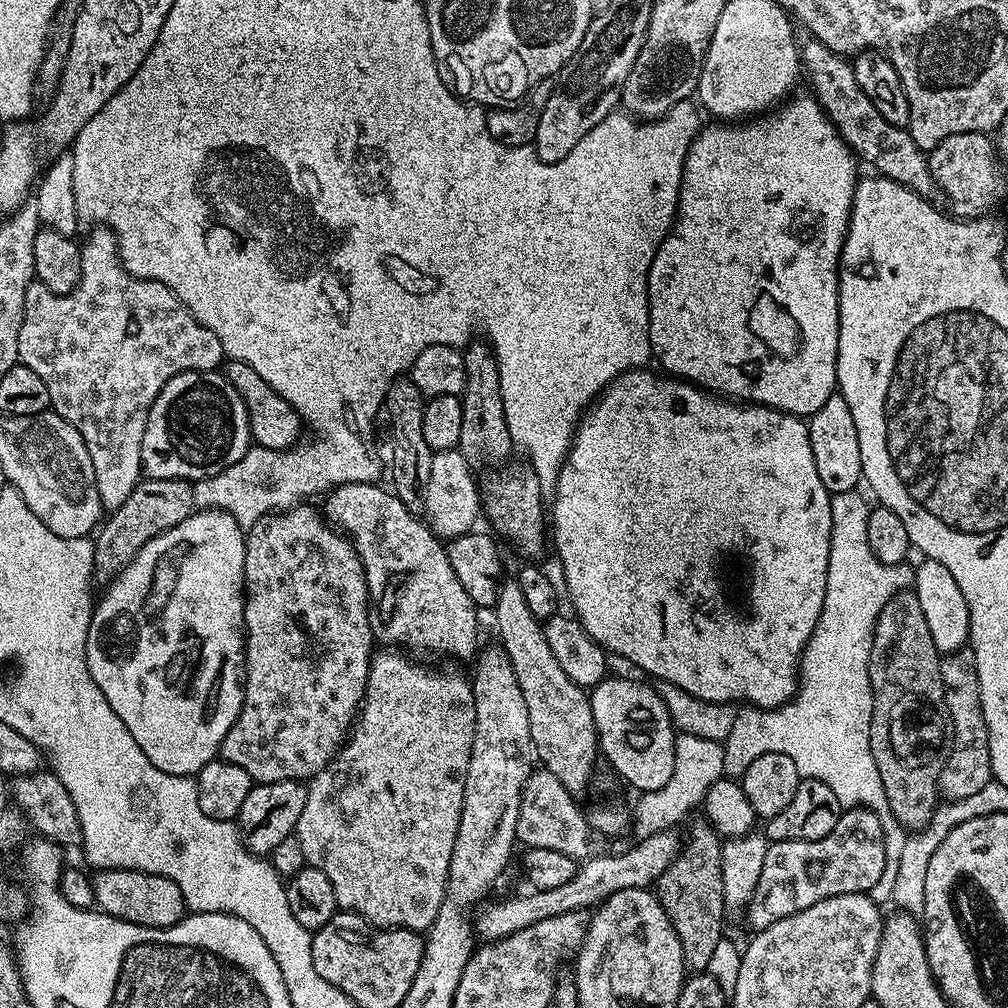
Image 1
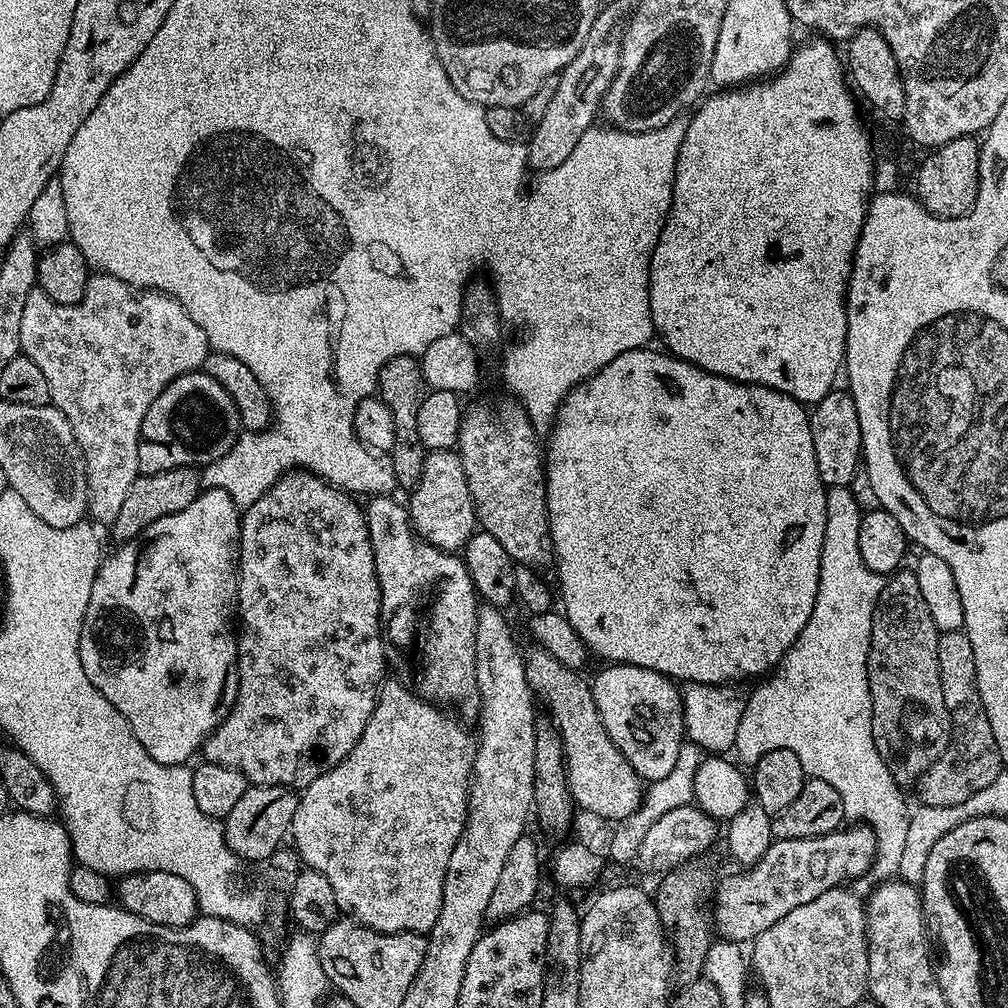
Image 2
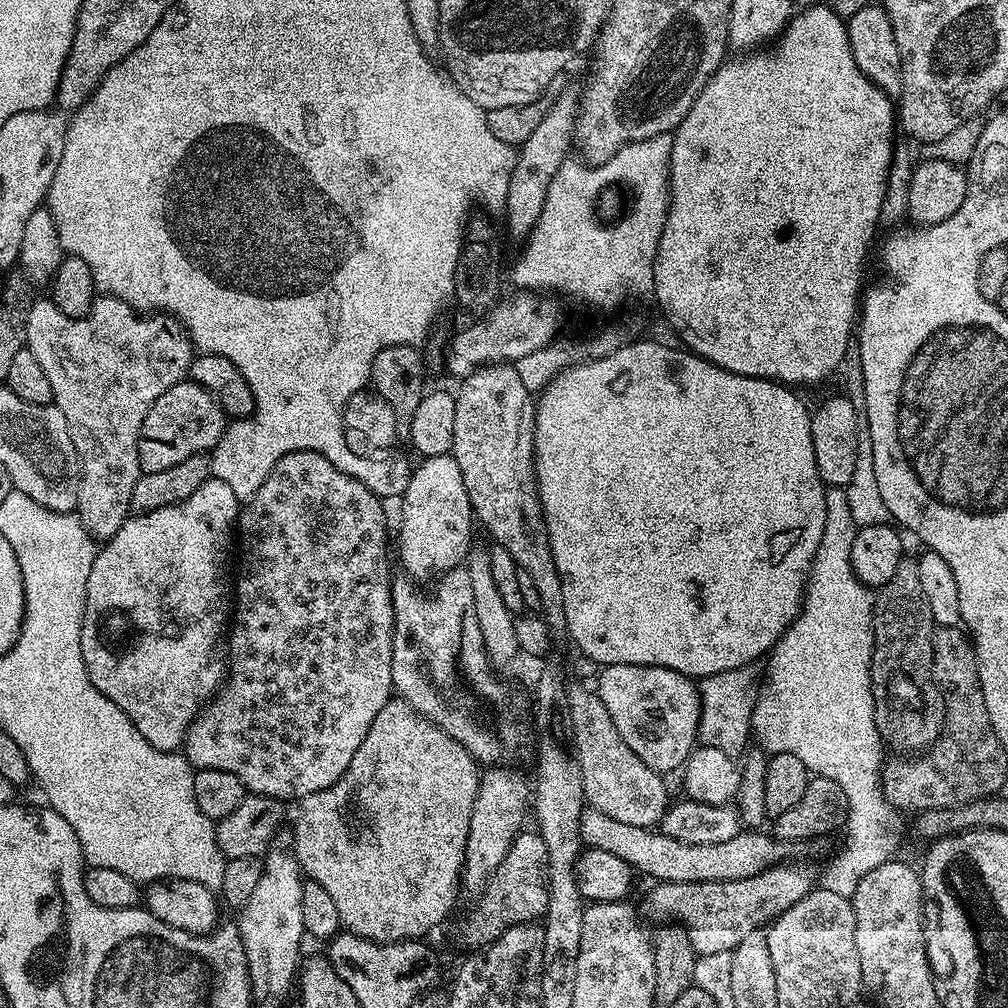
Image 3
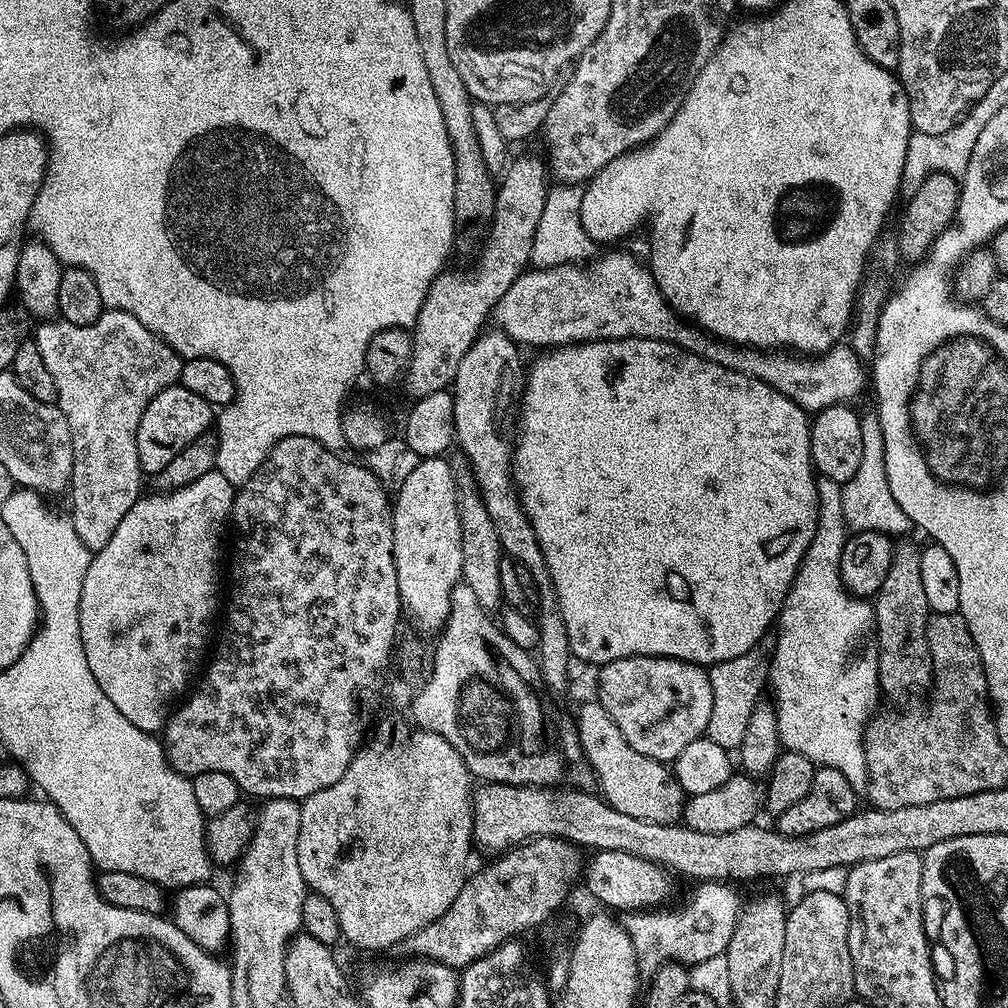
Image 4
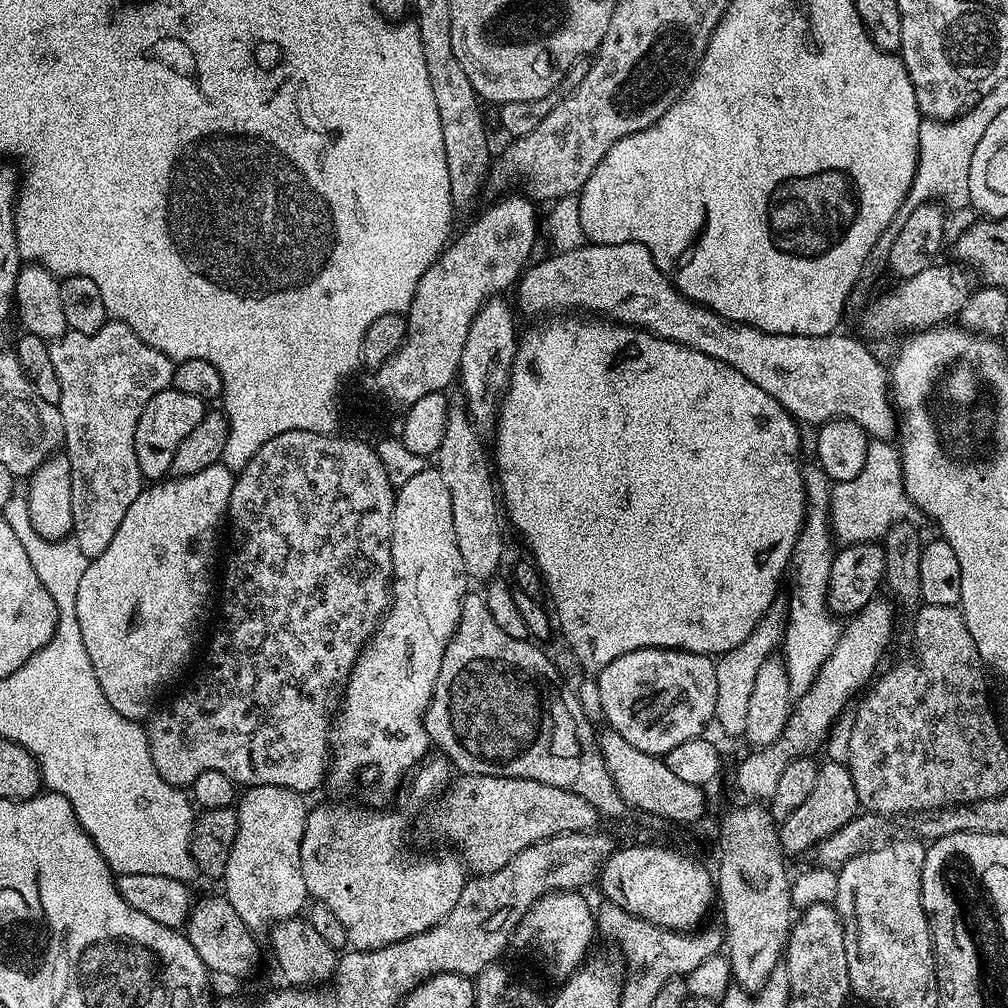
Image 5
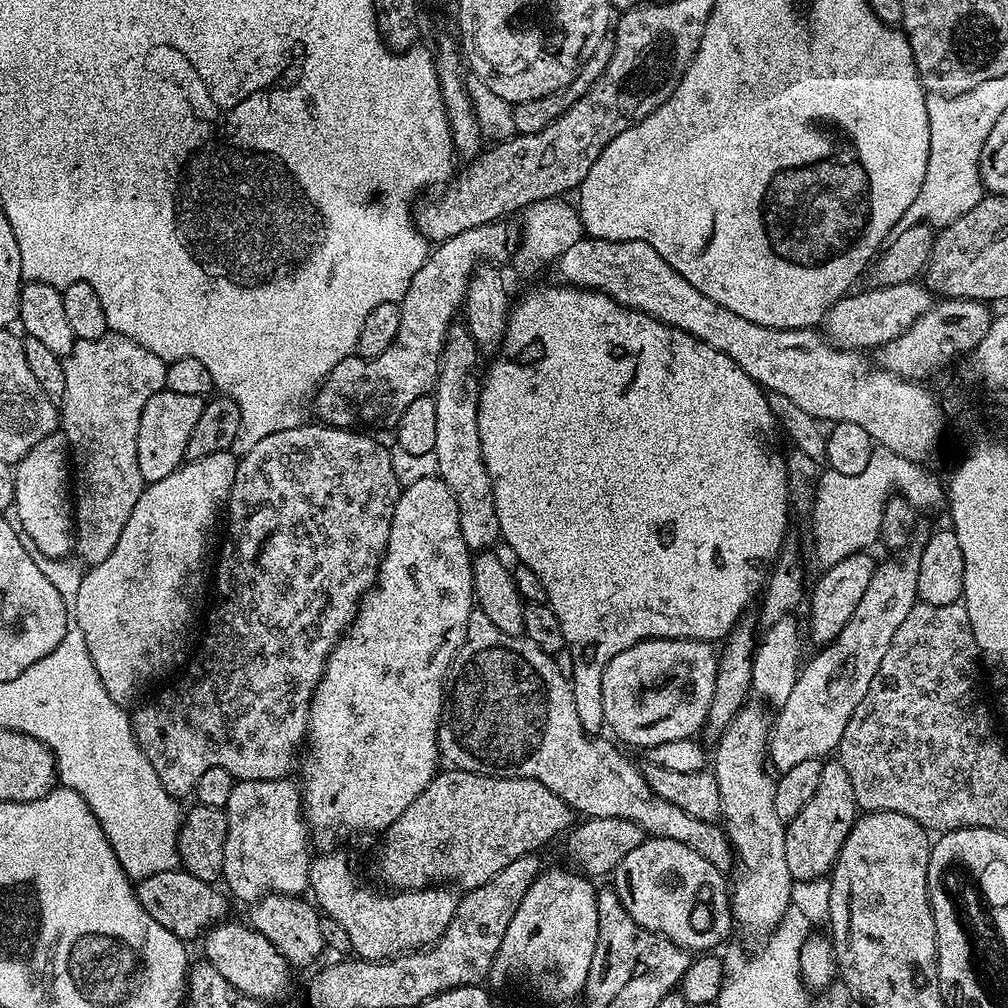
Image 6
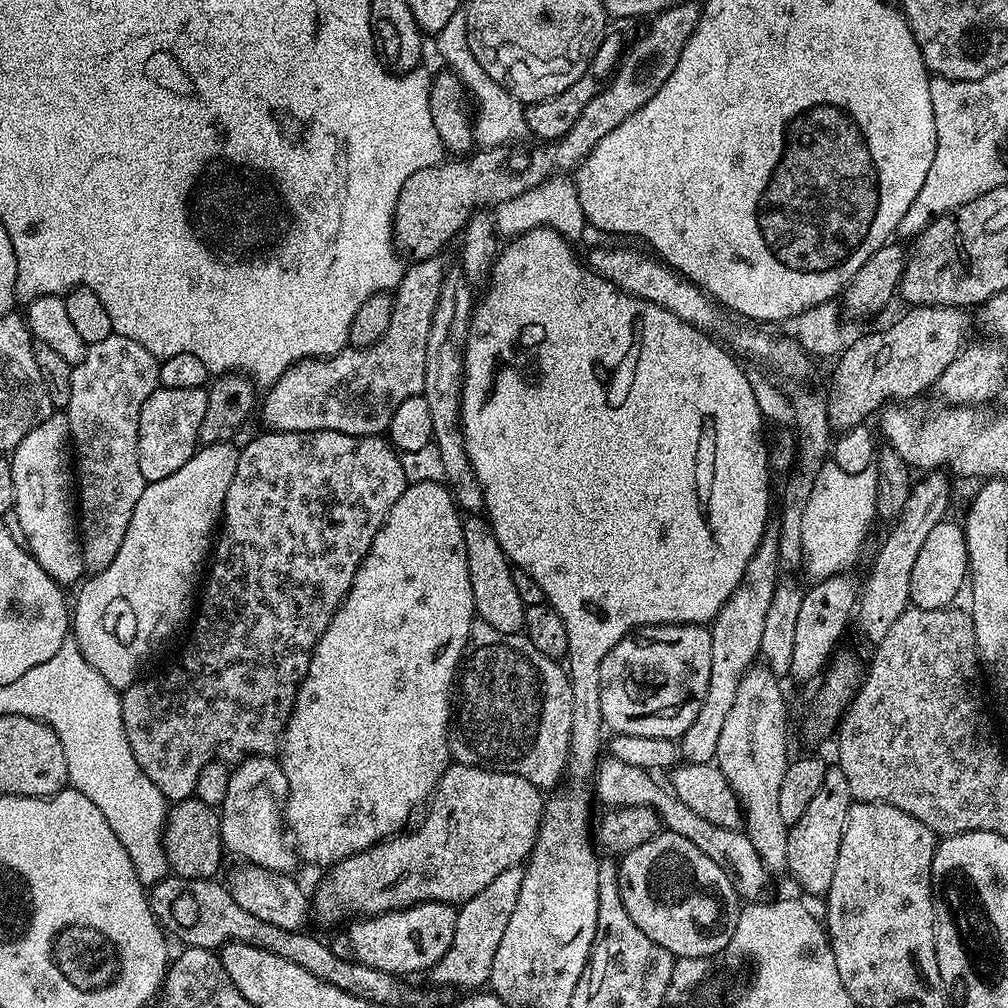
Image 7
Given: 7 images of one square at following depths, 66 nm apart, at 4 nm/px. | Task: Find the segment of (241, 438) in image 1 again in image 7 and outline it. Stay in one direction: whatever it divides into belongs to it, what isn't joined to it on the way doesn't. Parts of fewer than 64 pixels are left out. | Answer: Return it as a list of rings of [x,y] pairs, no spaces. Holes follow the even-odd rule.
[[[157,387],[140,411],[138,426],[138,467],[146,482],[170,478],[174,470],[186,466],[200,444],[200,427],[206,415],[208,393],[204,388],[170,390]]]

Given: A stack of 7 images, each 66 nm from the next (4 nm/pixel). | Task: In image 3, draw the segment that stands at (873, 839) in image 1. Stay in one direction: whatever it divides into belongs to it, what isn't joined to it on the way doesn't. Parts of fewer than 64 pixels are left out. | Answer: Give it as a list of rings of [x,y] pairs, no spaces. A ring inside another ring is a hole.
[[[804,862],[777,864],[774,868],[737,880],[707,880],[693,884],[660,882],[649,890],[642,912],[649,921],[668,920],[664,922],[683,926],[697,956],[733,952],[746,934],[771,925],[777,916],[790,910],[794,902],[806,898],[806,894],[812,891],[818,880],[817,869],[800,863]]]

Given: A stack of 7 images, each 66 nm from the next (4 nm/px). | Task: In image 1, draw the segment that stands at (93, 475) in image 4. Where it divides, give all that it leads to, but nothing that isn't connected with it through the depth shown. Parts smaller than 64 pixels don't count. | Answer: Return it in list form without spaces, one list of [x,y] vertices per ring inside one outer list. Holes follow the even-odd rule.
[[[96,226],[91,230],[93,232],[89,234],[88,241],[83,241],[80,244],[82,274],[80,275],[78,286],[73,292],[67,292],[59,296],[50,291],[45,284],[39,282],[34,282],[26,290],[24,313],[22,314],[22,330],[18,330],[18,354],[20,355],[19,363],[26,365],[30,370],[34,370],[34,374],[38,374],[38,378],[42,378],[42,382],[46,382],[46,390],[50,390],[51,411],[59,414],[64,420],[68,420],[78,430],[78,434],[82,434],[82,442],[86,442],[86,450],[90,450],[90,462],[94,462],[94,482],[98,486],[98,498],[102,502],[105,510],[111,510],[122,506],[122,502],[126,502],[126,498],[130,498],[130,494],[142,479],[142,434],[146,430],[146,418],[148,417],[150,406],[158,398],[162,386],[166,386],[166,382],[170,382],[170,378],[174,378],[183,372],[215,372],[225,363],[226,357],[222,350],[222,342],[218,342],[218,338],[214,338],[211,328],[202,327],[193,318],[190,309],[170,289],[162,286],[162,282],[158,282],[157,280],[143,280],[128,273],[124,268],[124,263],[120,260],[120,251],[116,245],[116,235],[107,226]],[[110,270],[121,270],[121,272],[116,272],[116,278],[120,278],[120,282],[122,282],[120,286],[118,284],[112,284],[112,280],[102,280],[102,278],[114,278],[114,272],[110,272]],[[74,304],[78,304],[78,308],[80,308],[82,314],[86,314],[86,306],[88,306],[92,316],[98,314],[102,318],[102,324],[90,324],[88,332],[92,332],[92,334],[74,334],[74,330],[76,330],[74,328]],[[130,316],[134,316],[136,322],[138,322],[138,328],[140,328],[140,336],[138,338],[128,338],[128,322],[130,322]]]

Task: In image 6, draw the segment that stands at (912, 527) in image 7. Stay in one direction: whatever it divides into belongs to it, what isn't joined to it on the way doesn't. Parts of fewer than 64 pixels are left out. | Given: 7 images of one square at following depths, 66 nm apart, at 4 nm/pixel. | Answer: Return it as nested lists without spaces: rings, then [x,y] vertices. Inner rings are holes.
[[[916,538],[903,549],[898,558],[900,562],[881,561],[869,589],[862,594],[852,619],[838,638],[821,647],[819,653],[803,665],[789,697],[777,711],[770,732],[769,763],[777,773],[801,762],[823,759],[839,747],[846,722],[866,696],[895,631],[918,602],[918,568],[923,549],[924,540]]]

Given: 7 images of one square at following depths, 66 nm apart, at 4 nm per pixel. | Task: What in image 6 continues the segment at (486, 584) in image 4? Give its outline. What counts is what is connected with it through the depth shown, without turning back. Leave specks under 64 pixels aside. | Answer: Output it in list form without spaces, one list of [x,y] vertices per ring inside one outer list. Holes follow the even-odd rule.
[[[456,322],[448,330],[448,338],[444,343],[444,349],[440,355],[440,369],[436,375],[436,387],[434,389],[434,411],[436,411],[438,430],[434,437],[433,454],[438,458],[438,475],[446,486],[450,486],[450,494],[454,494],[454,502],[458,502],[458,526],[462,526],[462,538],[470,550],[488,550],[493,547],[492,543],[500,540],[500,527],[498,526],[498,510],[494,510],[494,490],[490,486],[490,474],[486,474],[486,462],[482,458],[482,442],[478,438],[478,402],[480,401],[480,384],[478,383],[478,372],[476,376],[476,354],[478,347],[471,337],[465,323]]]

